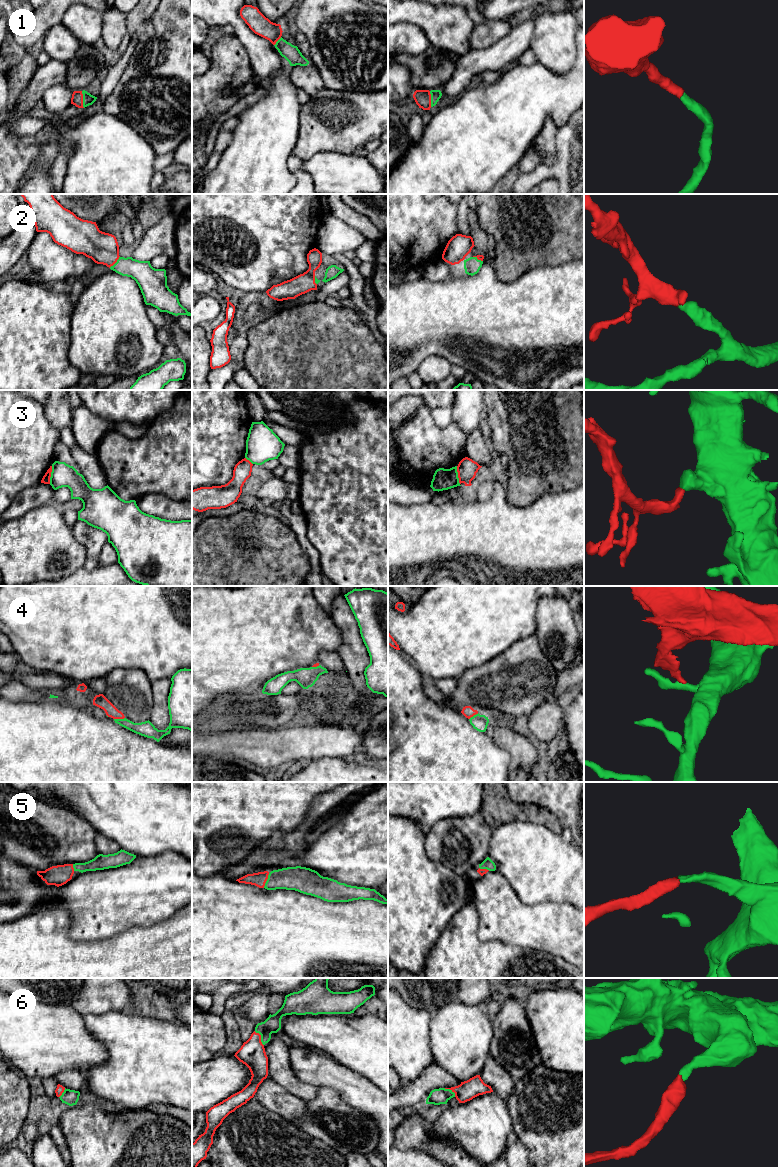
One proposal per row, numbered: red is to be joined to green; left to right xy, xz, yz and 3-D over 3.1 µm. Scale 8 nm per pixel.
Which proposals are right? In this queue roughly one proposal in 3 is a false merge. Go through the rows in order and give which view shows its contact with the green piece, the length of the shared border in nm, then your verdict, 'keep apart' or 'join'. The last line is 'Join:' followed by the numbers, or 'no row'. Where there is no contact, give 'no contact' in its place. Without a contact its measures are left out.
1: xy | 140 nm | join
2: xy | 130 nm | join
3: xy | 150 nm | keep apart
4: xy | 90 nm | keep apart
5: xz | 130 nm | join
6: xz | 140 nm | join
Join: 1, 2, 5, 6

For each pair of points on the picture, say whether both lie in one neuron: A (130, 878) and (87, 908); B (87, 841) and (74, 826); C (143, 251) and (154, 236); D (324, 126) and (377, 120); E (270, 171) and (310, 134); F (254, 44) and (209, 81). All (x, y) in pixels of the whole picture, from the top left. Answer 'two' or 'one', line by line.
A: one
B: one
C: one
D: one
E: two
F: two

